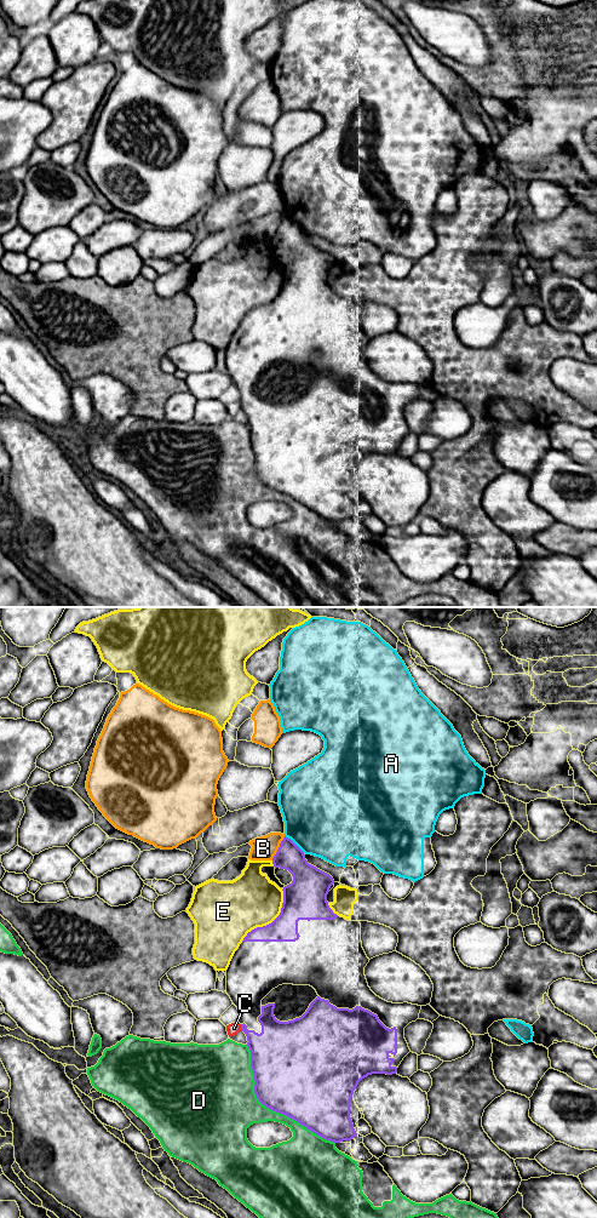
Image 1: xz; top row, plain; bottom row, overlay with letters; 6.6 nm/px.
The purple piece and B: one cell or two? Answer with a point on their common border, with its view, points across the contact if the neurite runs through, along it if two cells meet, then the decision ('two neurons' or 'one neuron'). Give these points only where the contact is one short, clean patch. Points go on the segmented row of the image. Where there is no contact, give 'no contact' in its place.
meets purple in xz at (279, 848); border along xz (285, 836), (271, 859); two neurons

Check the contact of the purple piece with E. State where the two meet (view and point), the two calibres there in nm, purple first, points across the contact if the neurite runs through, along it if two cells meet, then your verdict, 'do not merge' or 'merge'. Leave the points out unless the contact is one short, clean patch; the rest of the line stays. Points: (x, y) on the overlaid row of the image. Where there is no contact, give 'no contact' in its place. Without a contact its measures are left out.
meets purple in xz at (273, 921); 280 nm thick on the purple side, 360 nm on the other; do not merge

